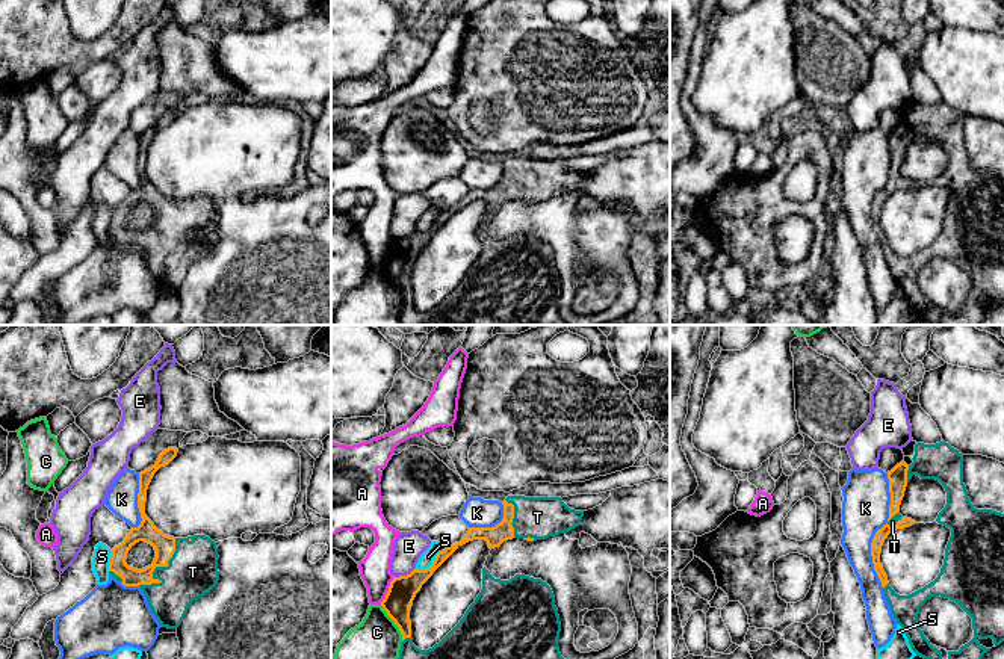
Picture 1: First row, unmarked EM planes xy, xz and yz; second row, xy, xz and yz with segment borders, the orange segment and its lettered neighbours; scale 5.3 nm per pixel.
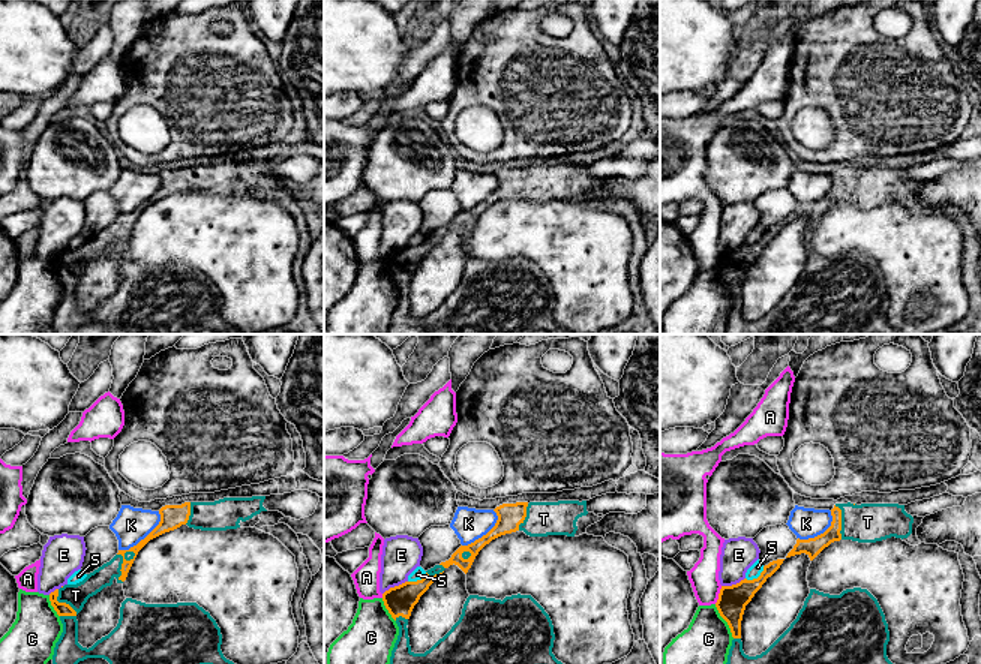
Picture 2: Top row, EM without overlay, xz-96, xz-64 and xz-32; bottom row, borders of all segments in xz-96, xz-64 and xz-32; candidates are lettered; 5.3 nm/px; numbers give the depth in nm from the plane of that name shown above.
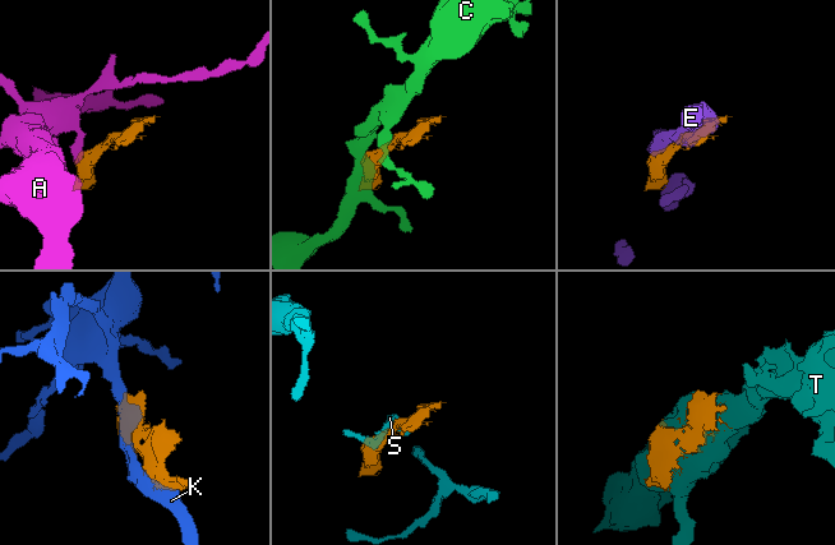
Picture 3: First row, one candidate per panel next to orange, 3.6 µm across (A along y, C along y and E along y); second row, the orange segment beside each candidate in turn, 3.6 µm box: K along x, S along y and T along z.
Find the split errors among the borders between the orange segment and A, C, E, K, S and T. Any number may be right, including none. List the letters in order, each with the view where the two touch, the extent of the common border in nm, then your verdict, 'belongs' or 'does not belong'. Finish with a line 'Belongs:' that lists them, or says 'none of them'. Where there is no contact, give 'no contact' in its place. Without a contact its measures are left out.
A: contact in xz; length 170 nm; does not belong
C: contact in xz; length 220 nm; does not belong
E: contact in xz; length 130 nm; does not belong
K: contact in yz; length 600 nm; does not belong
S: contact in xz; length 160 nm; does not belong
T: contact in xy; length 320 nm; belongs
Belongs: T

